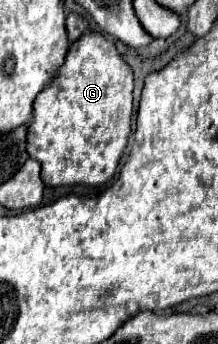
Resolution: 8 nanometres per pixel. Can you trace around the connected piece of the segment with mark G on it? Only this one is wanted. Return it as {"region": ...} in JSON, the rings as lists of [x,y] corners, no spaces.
{"region":[[[86,32],[70,44],[66,62],[60,68],[58,78],[34,100],[34,116],[26,136],[26,152],[30,158],[36,158],[36,162],[40,162],[40,176],[48,188],[74,184],[102,186],[112,180],[132,132],[132,86],[130,66],[120,58],[114,44],[108,42],[102,34]]]}

